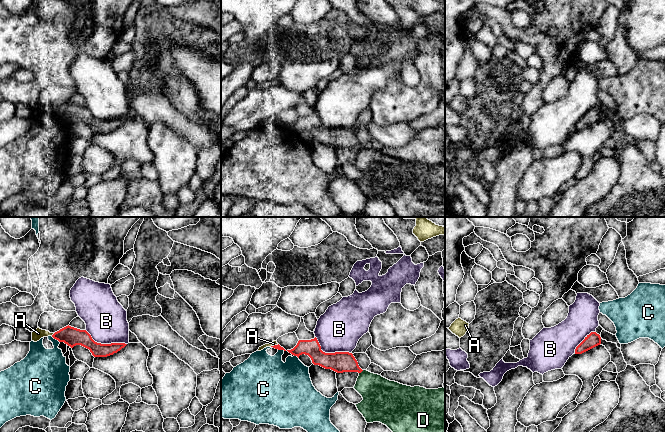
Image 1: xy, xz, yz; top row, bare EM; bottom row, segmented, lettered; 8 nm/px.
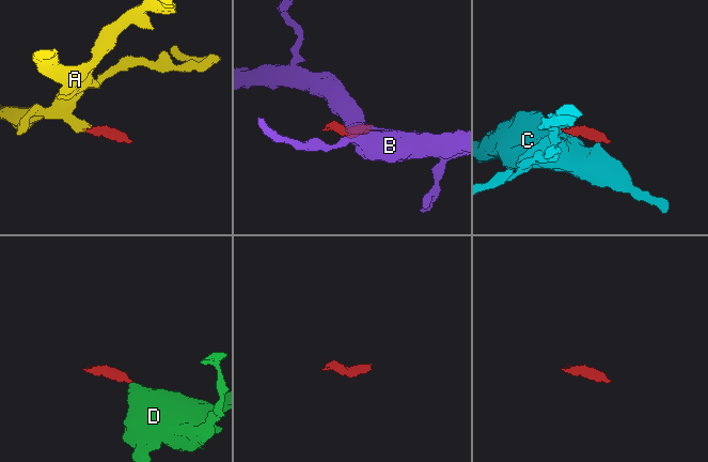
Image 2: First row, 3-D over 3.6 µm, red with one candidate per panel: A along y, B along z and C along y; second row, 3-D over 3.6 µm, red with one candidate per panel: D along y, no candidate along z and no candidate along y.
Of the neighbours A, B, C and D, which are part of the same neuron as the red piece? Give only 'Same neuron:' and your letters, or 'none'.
Same neuron: A, D

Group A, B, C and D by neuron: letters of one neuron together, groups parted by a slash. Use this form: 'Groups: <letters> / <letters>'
Groups: A D / B / C

